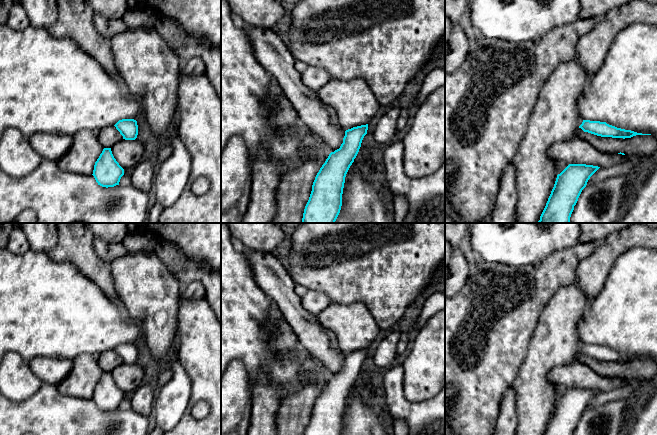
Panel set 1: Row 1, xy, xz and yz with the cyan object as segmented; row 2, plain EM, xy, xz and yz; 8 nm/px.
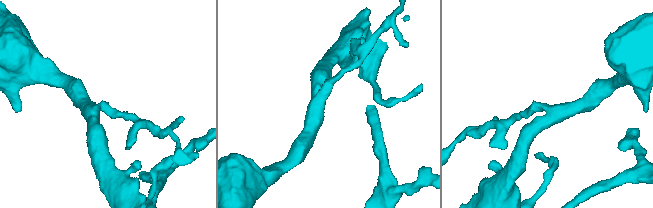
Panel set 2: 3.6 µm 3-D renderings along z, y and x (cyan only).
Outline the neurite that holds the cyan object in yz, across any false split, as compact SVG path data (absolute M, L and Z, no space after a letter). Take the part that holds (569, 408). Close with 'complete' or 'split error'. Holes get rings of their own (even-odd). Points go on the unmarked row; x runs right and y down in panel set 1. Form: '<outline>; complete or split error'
M569 388L557 399L543 435L573 435L588 404L599 392L586 388Z; complete

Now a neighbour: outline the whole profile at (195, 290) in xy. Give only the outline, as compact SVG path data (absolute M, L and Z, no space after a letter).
M193 281L183 287L182 297L190 300L201 300L206 296L204 285L199 281Z

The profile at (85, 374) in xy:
M81 354L72 360L71 372L57 385L59 392L67 396L92 399L95 386L104 373L99 366L98 355Z

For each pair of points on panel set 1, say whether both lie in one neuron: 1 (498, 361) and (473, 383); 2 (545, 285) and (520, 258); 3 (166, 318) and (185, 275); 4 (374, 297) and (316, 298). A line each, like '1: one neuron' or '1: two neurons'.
1: one neuron
2: two neurons
3: two neurons
4: two neurons

